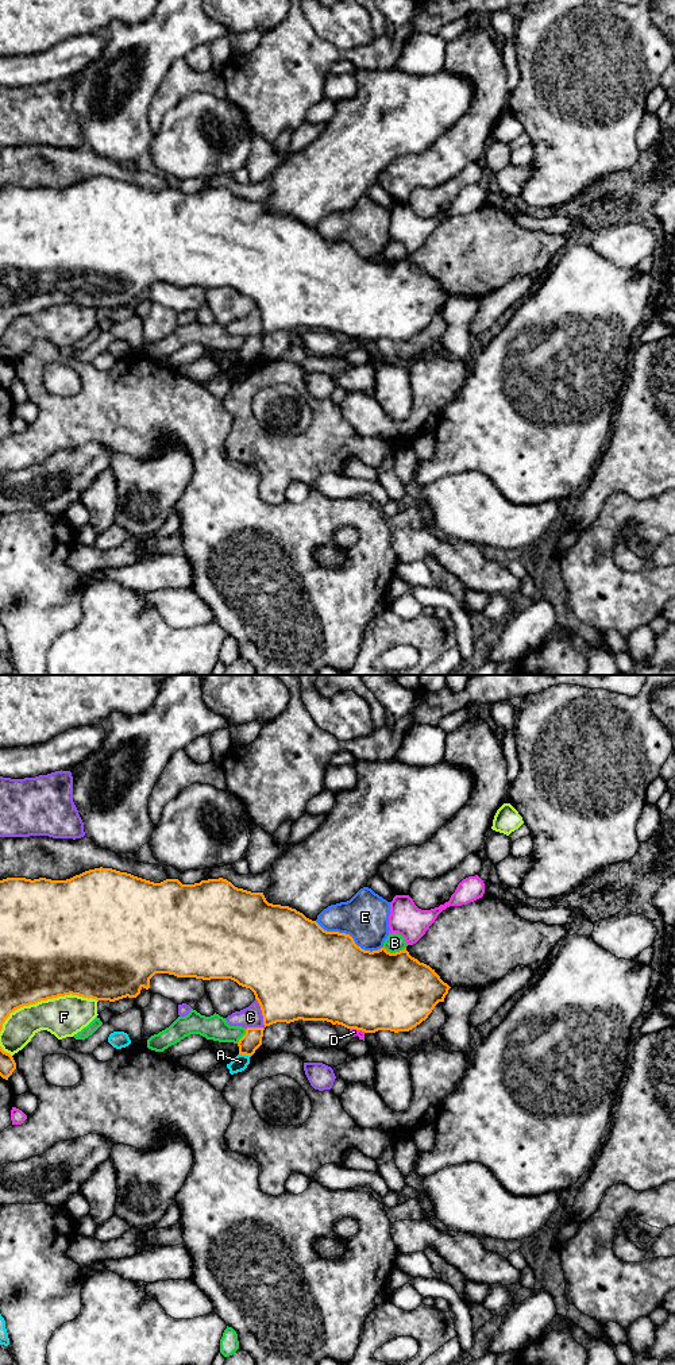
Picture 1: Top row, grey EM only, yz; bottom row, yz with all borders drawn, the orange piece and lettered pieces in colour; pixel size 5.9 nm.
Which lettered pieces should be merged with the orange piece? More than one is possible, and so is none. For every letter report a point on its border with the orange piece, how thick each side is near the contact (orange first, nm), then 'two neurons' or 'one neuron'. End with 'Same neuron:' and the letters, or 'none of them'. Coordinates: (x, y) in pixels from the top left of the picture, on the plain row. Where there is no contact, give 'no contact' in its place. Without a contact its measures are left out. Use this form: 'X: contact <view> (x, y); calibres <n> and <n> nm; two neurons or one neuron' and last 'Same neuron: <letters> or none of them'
A: contact yz (245, 362); calibres 110 and 90 nm; two neurons
B: contact yz (396, 261); calibres 480 and 110 nm; two neurons
C: contact yz (263, 330); calibres 400 and 130 nm; two neurons
D: contact yz (358, 338); calibres 480 and 50 nm; two neurons
E: contact yz (348, 243); calibres 460 and 280 nm; two neurons
F: contact yz (45, 308); calibres 500 and 240 nm; two neurons
Same neuron: none of them

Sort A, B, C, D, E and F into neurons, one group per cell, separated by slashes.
A / B / C / D / E / F

